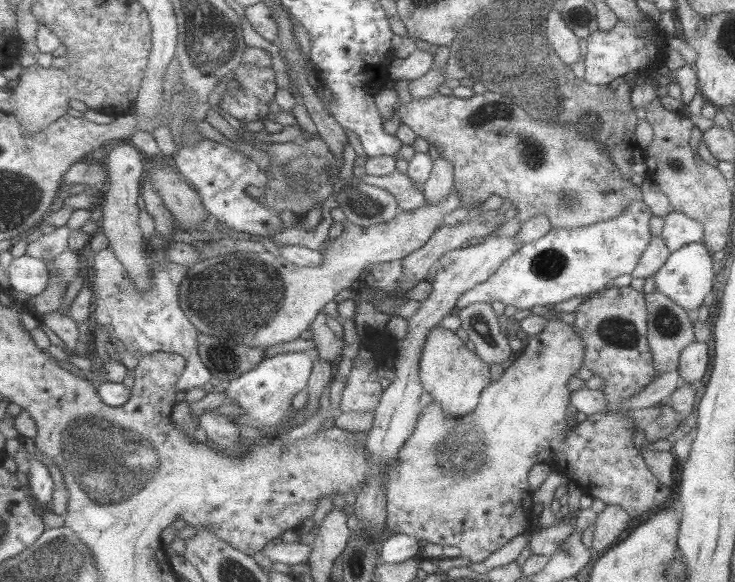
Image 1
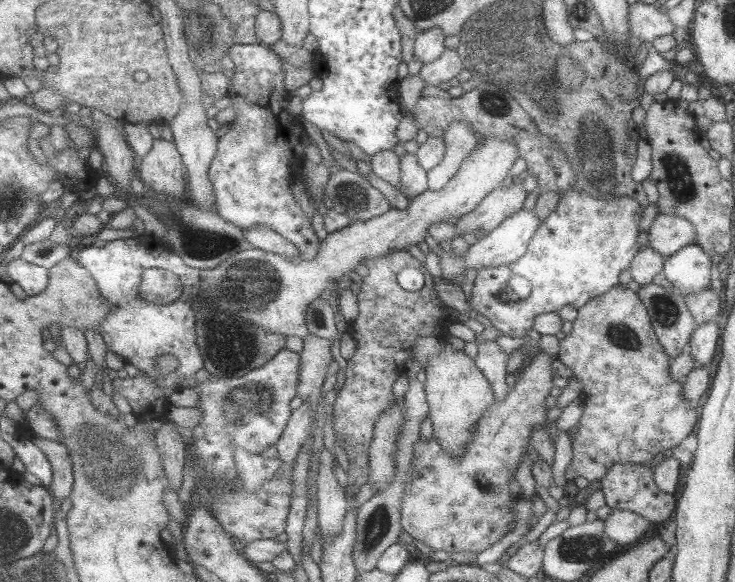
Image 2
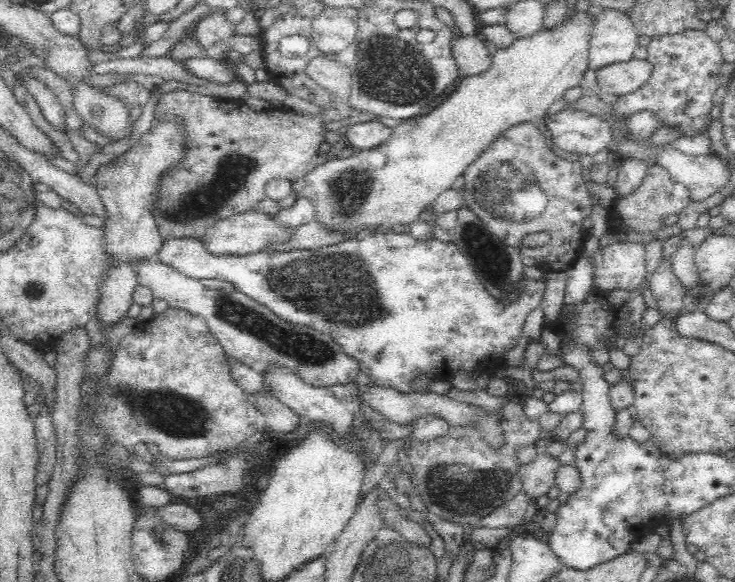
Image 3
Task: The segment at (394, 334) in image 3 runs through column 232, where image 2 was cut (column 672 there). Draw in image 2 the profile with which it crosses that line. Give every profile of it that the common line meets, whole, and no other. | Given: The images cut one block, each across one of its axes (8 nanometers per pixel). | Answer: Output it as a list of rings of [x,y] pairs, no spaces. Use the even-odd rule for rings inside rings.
[[[695,242],[665,258],[662,274],[682,297],[697,294],[709,285],[710,257]]]

